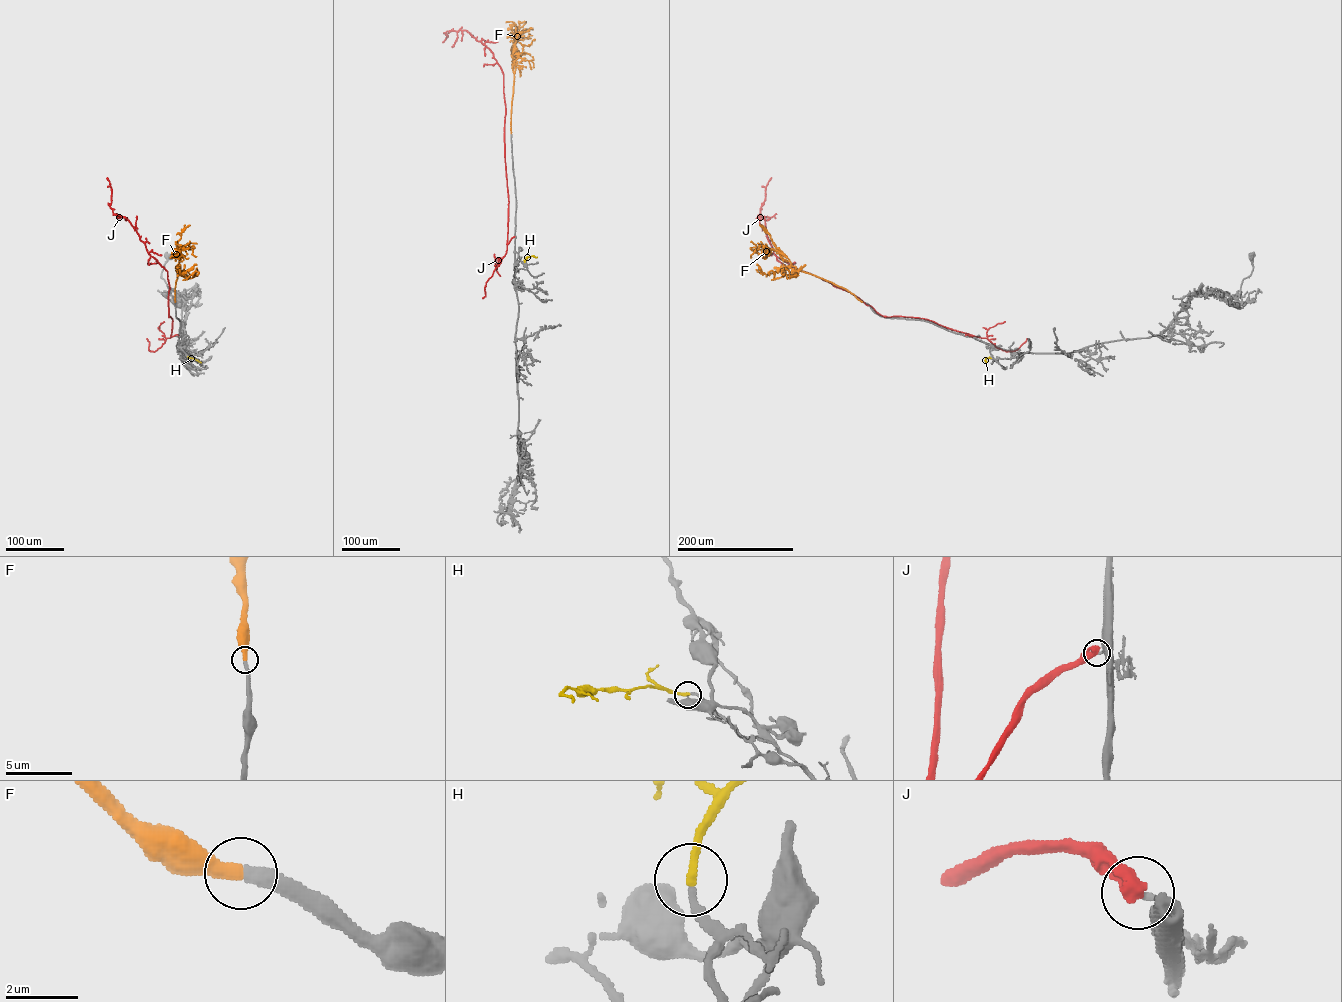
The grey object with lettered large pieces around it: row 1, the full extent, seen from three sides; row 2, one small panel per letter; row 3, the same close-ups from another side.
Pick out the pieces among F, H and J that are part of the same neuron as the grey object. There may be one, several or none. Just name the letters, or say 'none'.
F, H

